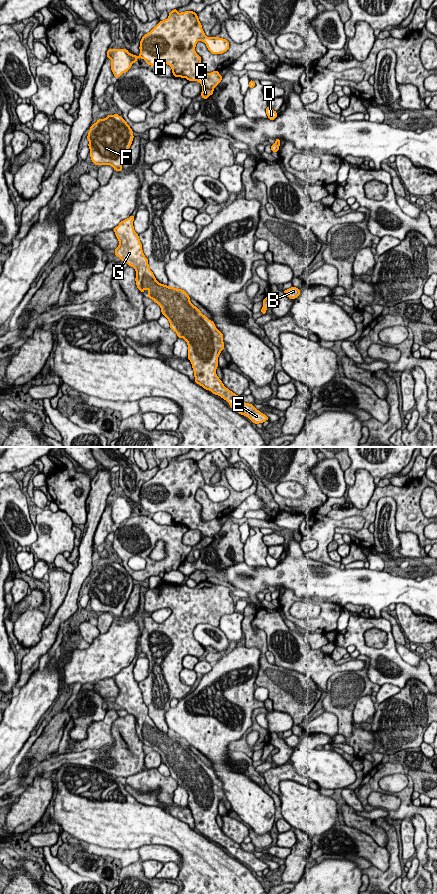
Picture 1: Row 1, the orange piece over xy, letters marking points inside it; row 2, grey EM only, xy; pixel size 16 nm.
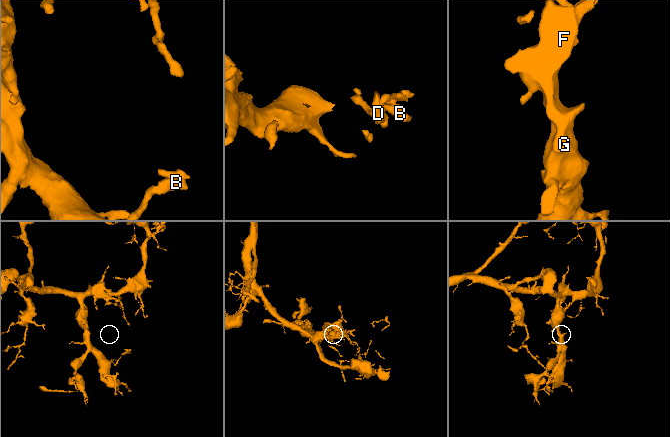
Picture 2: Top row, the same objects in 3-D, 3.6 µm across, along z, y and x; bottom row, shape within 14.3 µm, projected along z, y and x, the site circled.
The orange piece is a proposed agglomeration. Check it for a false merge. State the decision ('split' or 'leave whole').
split

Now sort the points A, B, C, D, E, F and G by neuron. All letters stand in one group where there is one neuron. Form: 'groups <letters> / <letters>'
groups A B D E F G / C

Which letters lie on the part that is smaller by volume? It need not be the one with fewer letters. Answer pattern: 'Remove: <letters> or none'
Remove: C

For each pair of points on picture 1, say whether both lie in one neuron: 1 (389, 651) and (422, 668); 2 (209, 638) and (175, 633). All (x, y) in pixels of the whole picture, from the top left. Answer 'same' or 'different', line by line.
1: same
2: different

